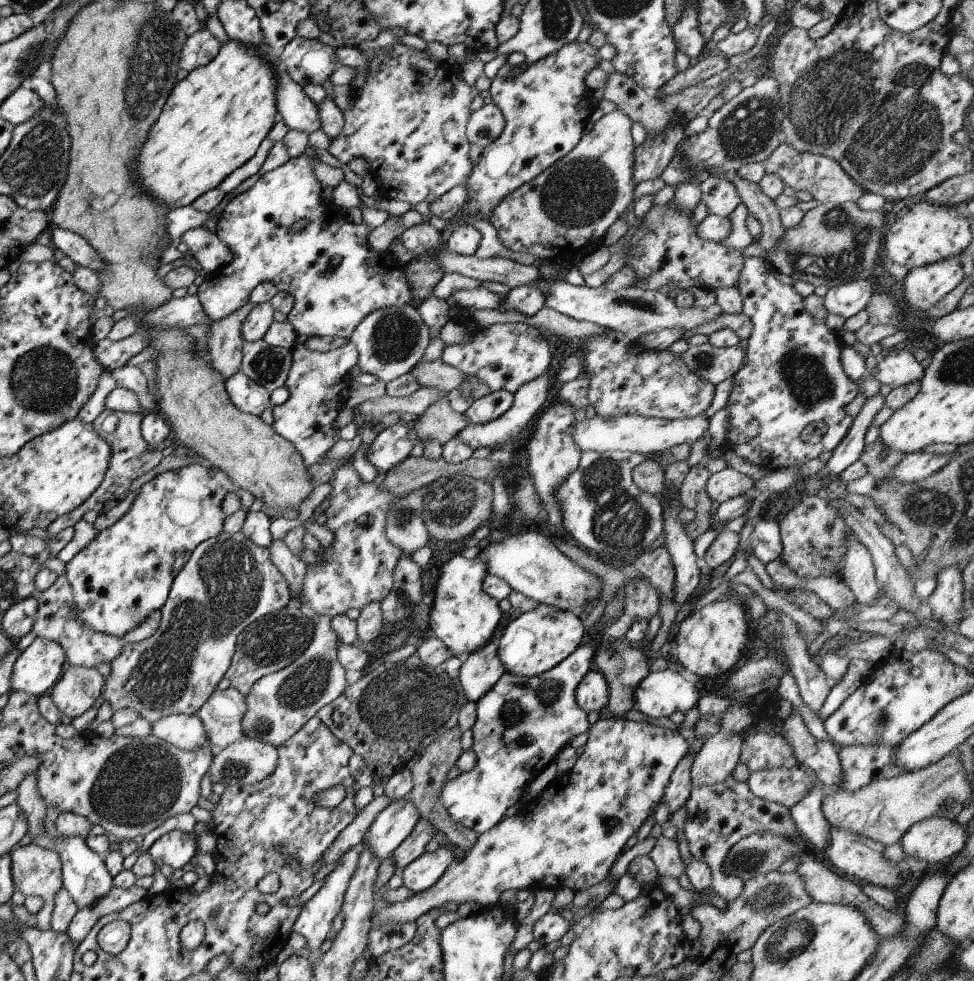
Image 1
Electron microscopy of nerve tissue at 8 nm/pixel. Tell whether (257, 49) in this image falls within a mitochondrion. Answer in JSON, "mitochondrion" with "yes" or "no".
{"mitochondrion":"no"}

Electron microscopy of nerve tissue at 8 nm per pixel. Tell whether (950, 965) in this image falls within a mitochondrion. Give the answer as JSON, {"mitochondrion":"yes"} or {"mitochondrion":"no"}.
{"mitochondrion":"no"}

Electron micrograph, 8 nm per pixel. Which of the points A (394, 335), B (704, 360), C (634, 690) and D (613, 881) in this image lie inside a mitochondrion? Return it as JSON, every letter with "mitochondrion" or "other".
{"A":"mitochondrion","B":"mitochondrion","C":"other","D":"other"}

